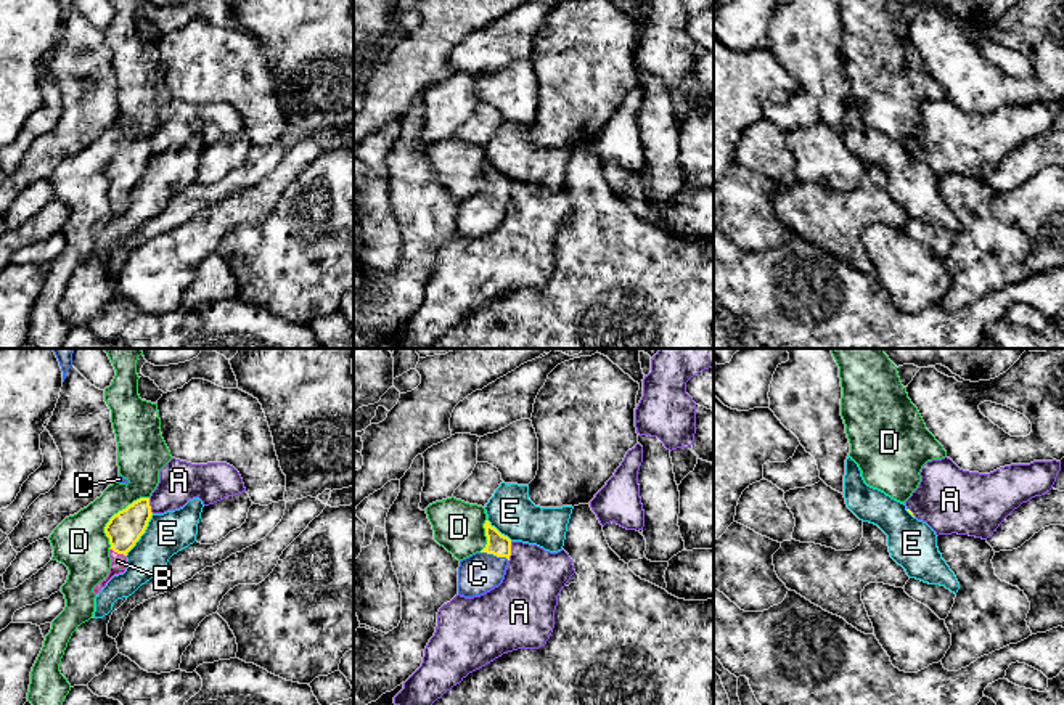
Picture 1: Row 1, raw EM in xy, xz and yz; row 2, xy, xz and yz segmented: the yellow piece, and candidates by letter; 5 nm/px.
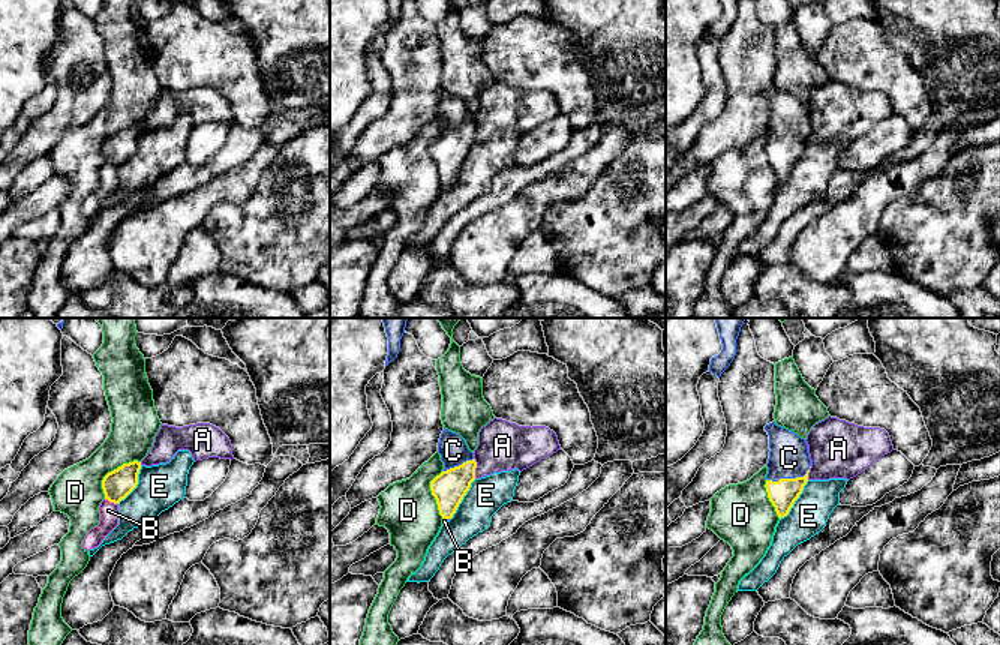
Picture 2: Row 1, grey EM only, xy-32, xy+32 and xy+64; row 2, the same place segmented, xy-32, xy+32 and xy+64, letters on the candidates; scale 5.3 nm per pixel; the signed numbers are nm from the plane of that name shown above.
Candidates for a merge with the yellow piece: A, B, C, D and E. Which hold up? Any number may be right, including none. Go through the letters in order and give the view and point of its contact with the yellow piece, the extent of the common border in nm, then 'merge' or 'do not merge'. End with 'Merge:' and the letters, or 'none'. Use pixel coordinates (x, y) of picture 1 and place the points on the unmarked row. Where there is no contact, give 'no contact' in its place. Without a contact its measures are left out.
A: meets yellow in xz at (510, 191); contact 110 nm long; do not merge
B: meets yellow in xy at (118, 193); contact 90 nm long; merge
C: meets yellow in xz at (495, 195); contact 150 nm long; merge
D: meets yellow in xy at (114, 154); contact 340 nm long; do not merge
E: meets yellow in xy at (142, 174); contact 260 nm long; do not merge
Merge: B, C

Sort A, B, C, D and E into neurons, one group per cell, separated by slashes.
A / B C / D / E

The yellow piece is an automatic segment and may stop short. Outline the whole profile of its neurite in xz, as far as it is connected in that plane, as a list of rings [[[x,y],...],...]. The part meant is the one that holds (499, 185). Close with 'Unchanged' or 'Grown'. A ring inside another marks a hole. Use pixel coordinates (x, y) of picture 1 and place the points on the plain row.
[[[485,161],[484,169],[485,188],[460,201],[458,234],[464,238],[481,236],[498,226],[511,196],[511,180],[492,167],[489,161]]]. Grown

